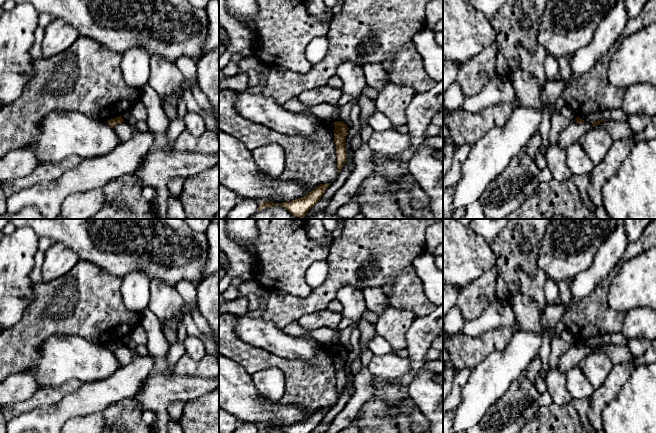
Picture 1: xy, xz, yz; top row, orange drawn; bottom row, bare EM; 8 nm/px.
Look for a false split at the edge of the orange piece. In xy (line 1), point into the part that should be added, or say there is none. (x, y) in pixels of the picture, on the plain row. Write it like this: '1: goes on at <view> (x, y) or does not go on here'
1: does not go on here

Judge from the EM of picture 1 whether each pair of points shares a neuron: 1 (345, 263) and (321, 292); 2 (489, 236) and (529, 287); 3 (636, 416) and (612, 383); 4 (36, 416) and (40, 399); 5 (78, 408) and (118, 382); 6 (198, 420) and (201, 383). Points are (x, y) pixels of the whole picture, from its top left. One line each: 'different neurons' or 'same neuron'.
1: same neuron
2: different neurons
3: different neurons
4: different neurons
5: same neuron
6: different neurons

